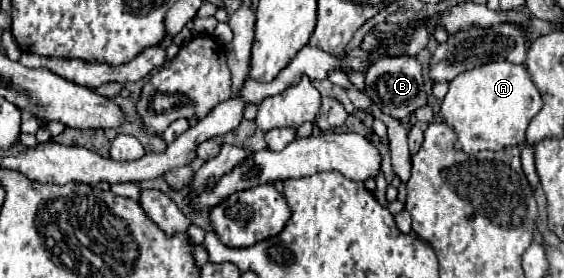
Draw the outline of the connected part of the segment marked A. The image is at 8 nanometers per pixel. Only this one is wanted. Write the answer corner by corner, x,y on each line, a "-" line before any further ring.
493,61
487,65
479,65
475,69
463,71
459,77
455,77
449,83
449,91
441,103
439,115
441,115
443,123
449,125
451,129
455,129
455,133
457,133
455,149
465,151
465,153
477,153
483,149
501,151
511,145
523,145
525,129
527,129
529,121
541,111
541,107
543,107
541,95
523,65
515,65
509,61

